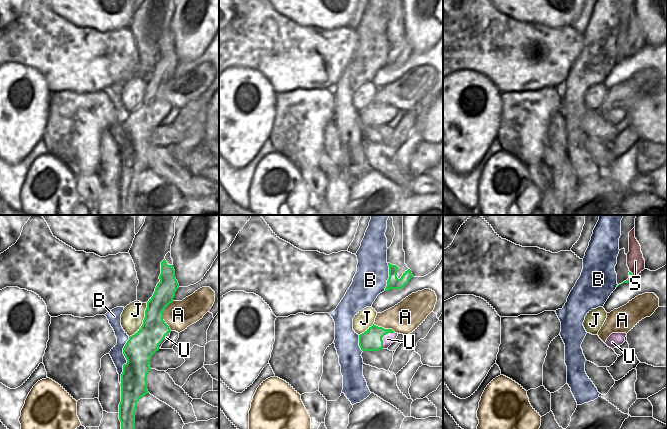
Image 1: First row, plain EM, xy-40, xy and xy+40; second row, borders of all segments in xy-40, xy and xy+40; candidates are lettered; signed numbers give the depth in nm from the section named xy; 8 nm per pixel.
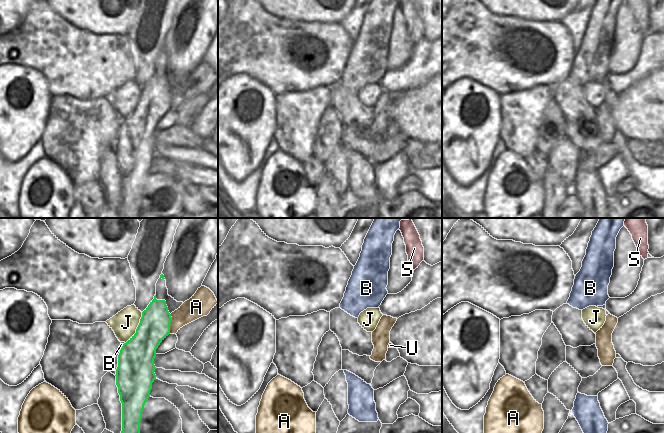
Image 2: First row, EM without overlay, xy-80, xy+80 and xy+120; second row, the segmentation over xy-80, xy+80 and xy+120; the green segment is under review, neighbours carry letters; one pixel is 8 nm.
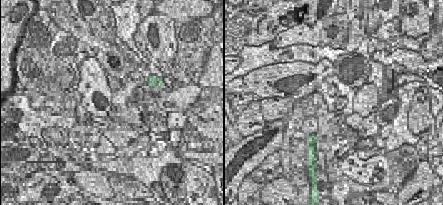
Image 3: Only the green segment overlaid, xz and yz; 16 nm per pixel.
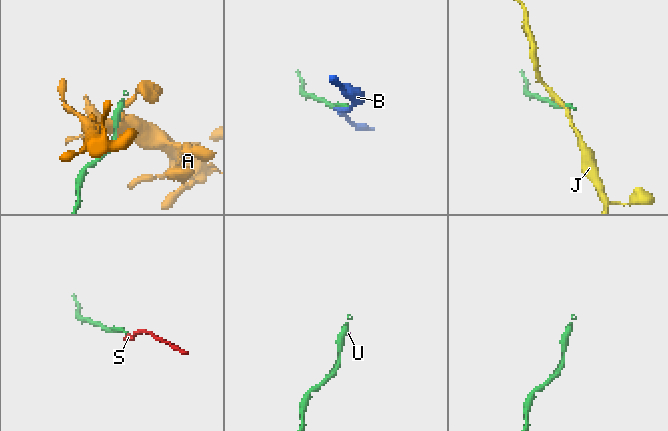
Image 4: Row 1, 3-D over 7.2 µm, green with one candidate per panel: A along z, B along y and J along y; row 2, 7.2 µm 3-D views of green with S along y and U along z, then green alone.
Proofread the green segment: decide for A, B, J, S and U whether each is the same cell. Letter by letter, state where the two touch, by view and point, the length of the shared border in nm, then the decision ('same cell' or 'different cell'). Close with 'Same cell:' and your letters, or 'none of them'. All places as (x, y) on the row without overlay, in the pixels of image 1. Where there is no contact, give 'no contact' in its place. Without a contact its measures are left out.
A: xy-40 (162, 91) | 240 nm | different cell
B: xy-40 (127, 137) | 400 nm | different cell
J: xy-40 (143, 97) | 320 nm | different cell
S: xy+40 (632, 50) | 70 nm | same cell
U: xy (382, 112) | 170 nm | different cell
Same cell: S

